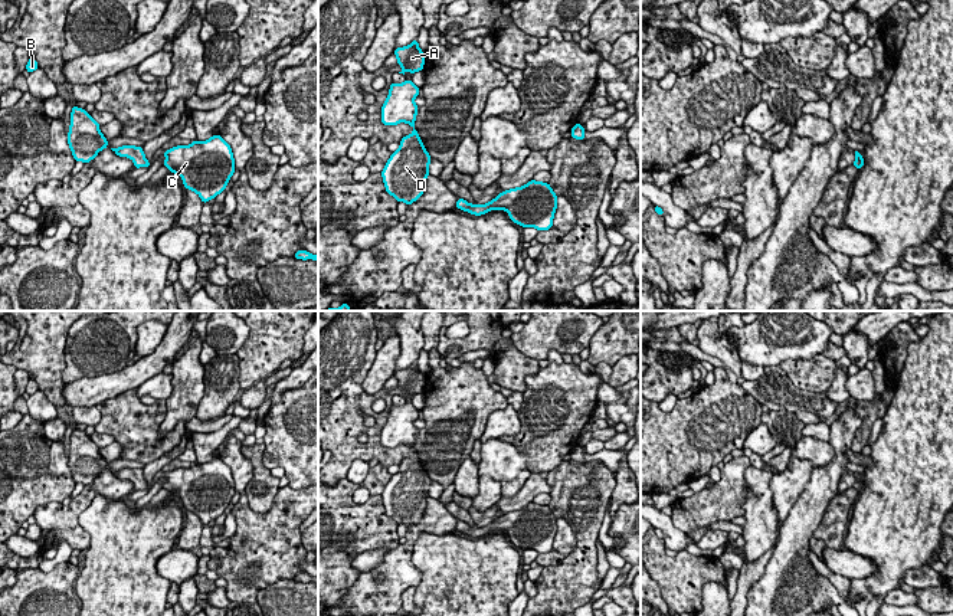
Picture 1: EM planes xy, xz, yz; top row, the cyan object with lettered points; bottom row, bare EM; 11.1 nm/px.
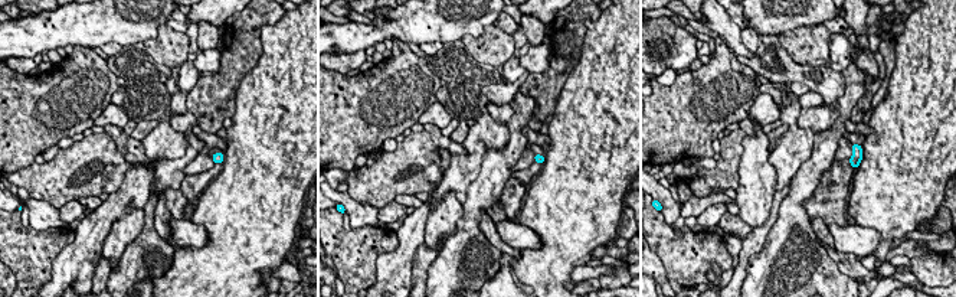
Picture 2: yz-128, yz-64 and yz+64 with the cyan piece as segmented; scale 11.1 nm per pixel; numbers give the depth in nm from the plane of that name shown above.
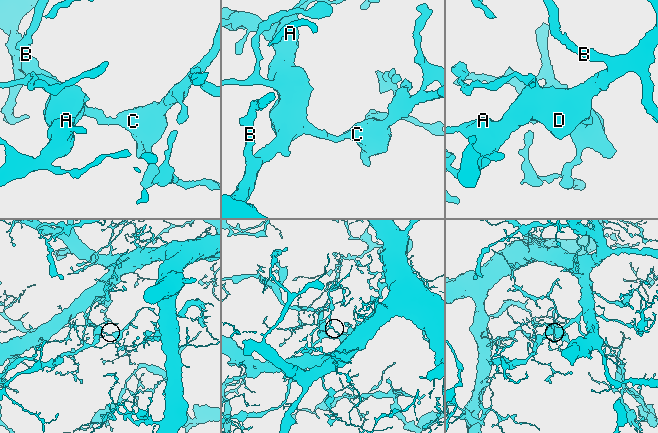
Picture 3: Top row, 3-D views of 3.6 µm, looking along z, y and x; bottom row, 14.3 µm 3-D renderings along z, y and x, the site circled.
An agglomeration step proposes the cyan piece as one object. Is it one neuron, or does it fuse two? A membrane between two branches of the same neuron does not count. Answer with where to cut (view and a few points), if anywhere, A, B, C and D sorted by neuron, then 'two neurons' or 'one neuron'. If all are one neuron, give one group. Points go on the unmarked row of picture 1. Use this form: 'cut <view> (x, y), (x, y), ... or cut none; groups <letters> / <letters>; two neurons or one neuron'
cut none; groups A B C D; one neuron

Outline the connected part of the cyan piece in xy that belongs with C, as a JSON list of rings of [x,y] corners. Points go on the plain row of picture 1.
[[[219,458],[190,468],[177,468],[164,474],[166,488],[183,501],[186,511],[197,515],[203,525],[226,511],[235,495],[230,468]]]

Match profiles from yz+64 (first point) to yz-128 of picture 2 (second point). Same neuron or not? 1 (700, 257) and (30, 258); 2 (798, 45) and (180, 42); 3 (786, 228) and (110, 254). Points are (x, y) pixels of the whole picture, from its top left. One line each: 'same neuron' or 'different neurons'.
1: same neuron
2: same neuron
3: different neurons

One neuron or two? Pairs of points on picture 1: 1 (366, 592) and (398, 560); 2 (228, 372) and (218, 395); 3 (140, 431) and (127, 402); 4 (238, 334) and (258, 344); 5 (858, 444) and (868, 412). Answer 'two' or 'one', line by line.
1: one
2: one
3: one
4: two
5: one

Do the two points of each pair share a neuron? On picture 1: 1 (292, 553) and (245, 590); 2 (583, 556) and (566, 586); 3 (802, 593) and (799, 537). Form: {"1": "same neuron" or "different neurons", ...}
{"1": "same neuron", "2": "same neuron", "3": "same neuron"}

